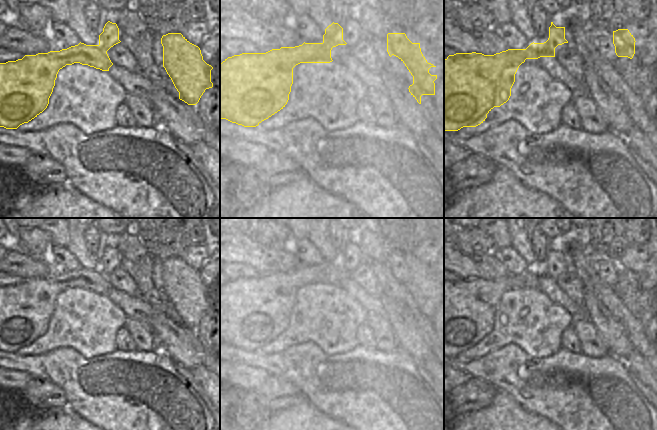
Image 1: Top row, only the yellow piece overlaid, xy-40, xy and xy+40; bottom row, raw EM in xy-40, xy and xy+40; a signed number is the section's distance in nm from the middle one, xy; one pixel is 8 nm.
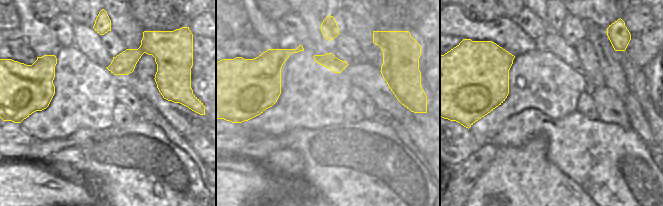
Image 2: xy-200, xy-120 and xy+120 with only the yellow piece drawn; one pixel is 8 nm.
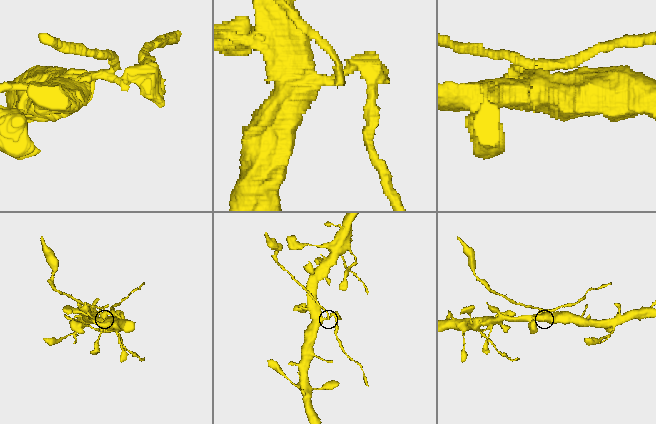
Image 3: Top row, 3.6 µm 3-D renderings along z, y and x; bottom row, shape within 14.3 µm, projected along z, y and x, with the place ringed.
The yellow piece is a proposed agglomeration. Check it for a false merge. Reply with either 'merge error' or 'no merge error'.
merge error

